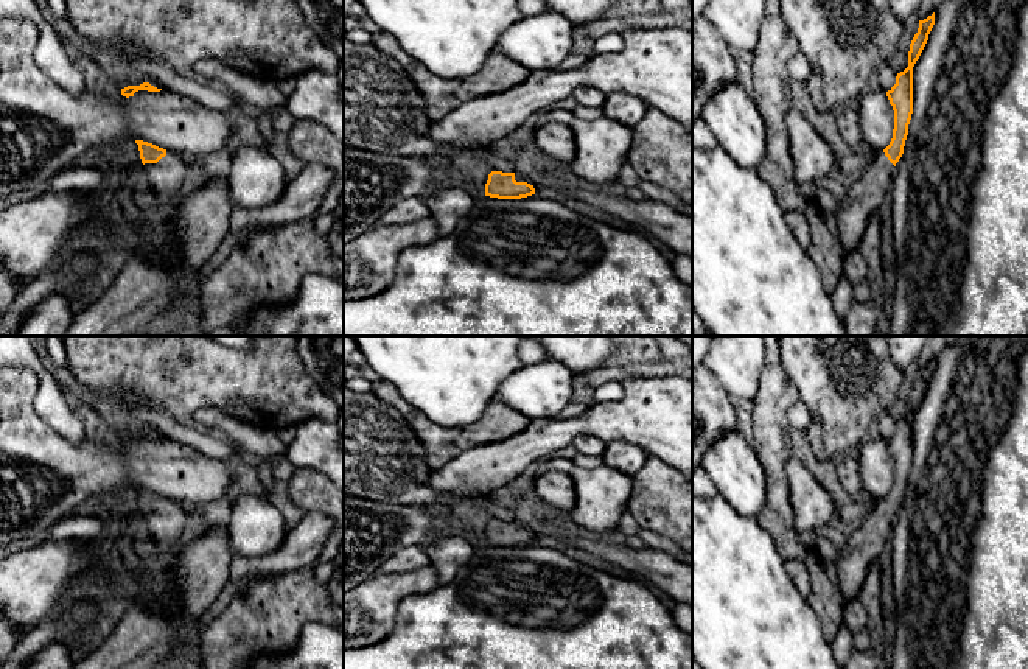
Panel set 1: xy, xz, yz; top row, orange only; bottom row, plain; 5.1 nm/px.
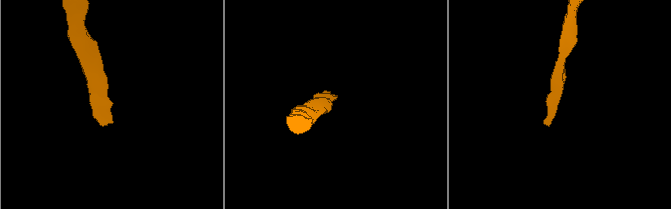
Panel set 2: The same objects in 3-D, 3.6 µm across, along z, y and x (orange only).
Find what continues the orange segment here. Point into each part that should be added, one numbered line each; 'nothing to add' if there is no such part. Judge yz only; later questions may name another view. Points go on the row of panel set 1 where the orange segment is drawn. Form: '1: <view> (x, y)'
1: yz (865, 196)

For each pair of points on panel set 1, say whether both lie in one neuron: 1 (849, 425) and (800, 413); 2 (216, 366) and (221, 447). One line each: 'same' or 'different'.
1: different
2: different

